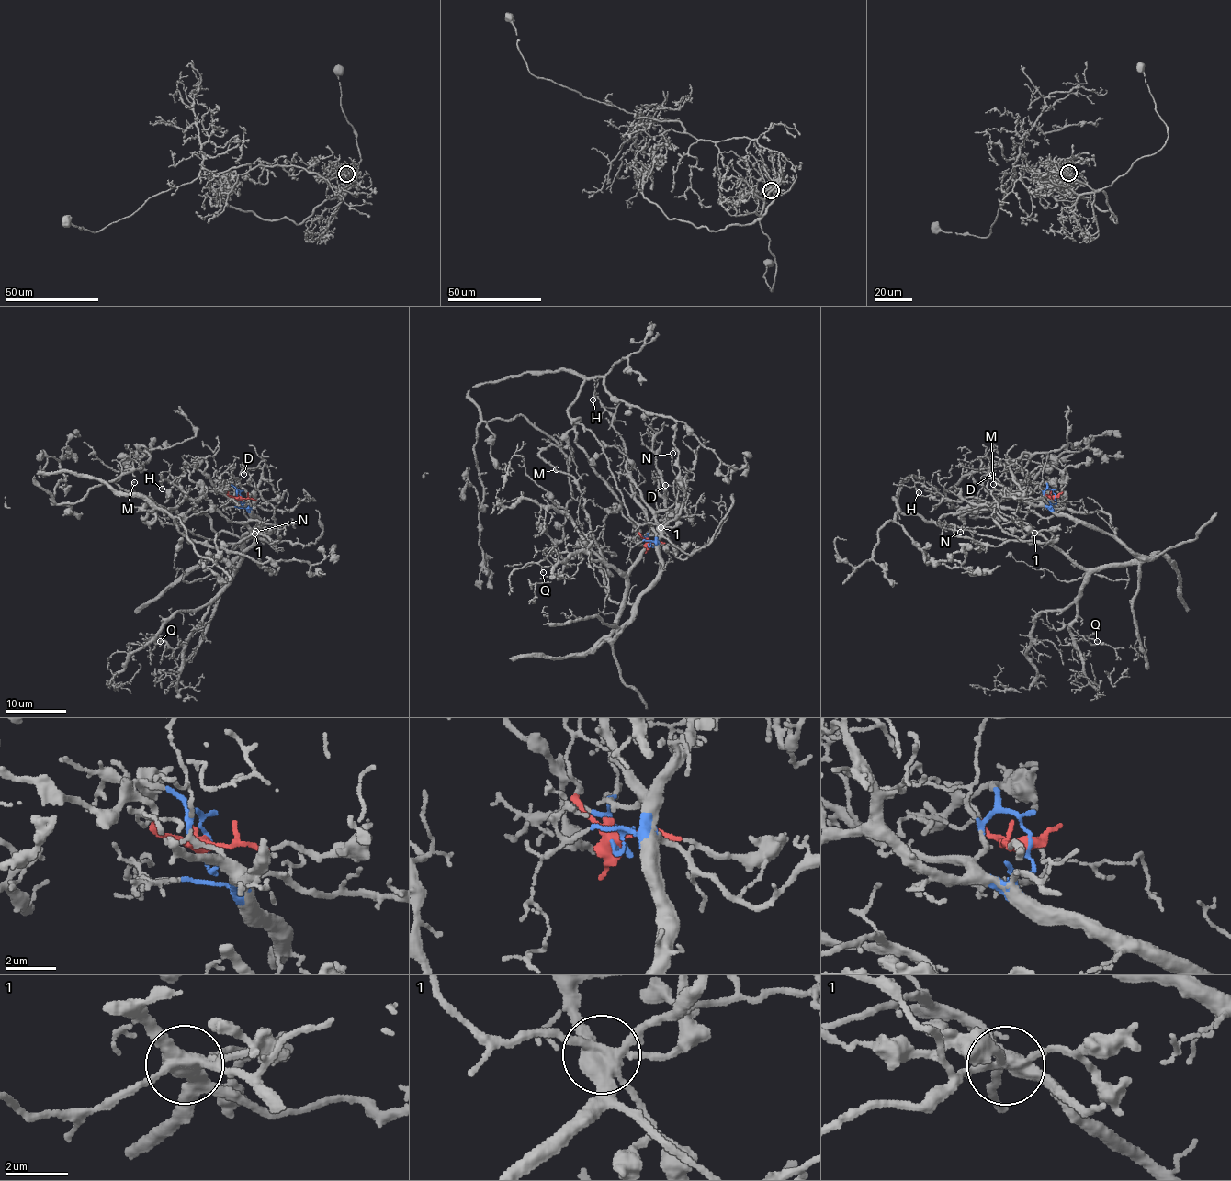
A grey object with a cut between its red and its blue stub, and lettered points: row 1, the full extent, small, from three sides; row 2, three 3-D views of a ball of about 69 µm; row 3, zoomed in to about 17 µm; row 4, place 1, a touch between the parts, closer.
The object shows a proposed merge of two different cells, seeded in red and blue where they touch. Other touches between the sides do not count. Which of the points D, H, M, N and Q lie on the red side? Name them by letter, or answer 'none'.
none

